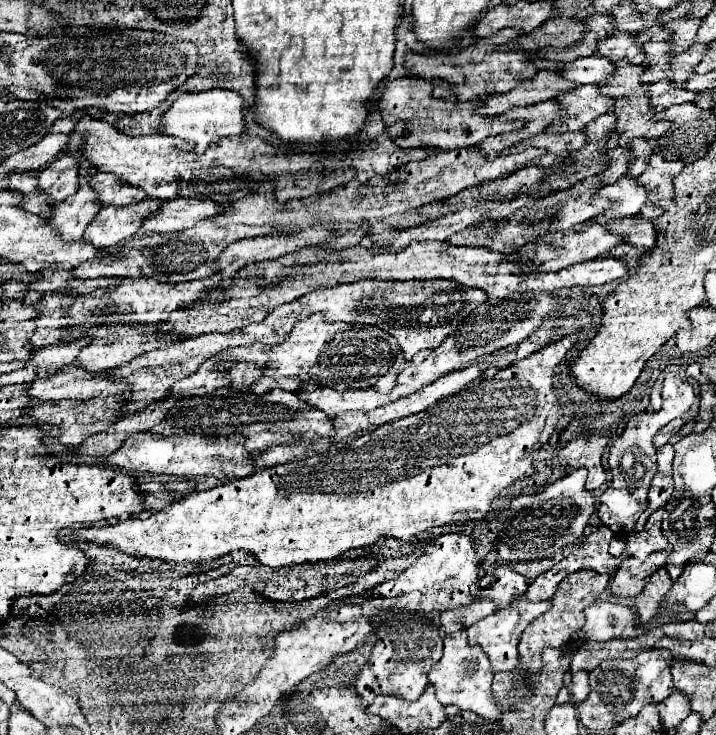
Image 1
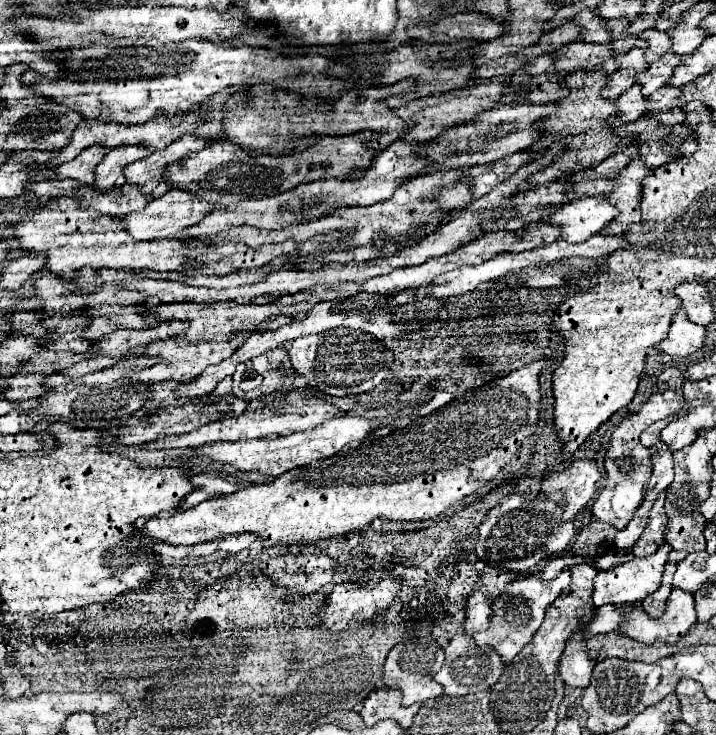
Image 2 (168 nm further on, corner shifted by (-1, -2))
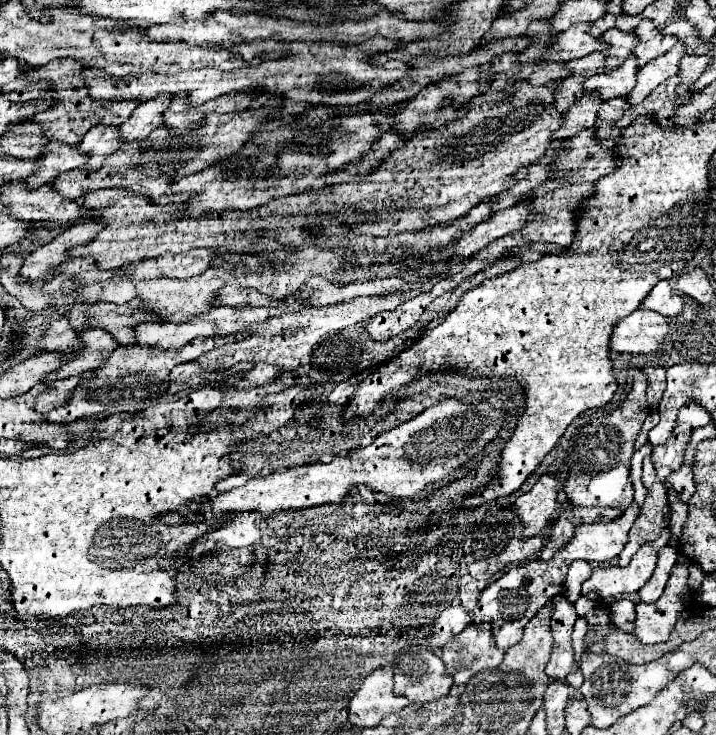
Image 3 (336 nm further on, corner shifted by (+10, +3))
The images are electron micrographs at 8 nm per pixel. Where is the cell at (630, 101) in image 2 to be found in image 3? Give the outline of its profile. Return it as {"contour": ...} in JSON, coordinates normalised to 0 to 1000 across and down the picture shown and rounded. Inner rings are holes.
{"contour":[[[814,128],[811,136],[806,136],[786,152],[786,171],[784,177],[772,180],[772,190],[792,190],[817,174],[828,174],[837,144],[839,139],[834,139],[834,133],[823,133],[823,128]]]}

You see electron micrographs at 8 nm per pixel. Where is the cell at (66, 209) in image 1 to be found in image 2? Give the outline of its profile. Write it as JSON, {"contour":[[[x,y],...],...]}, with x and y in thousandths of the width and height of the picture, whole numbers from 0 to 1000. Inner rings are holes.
{"contour":[[[193,197],[156,203],[134,224],[128,257],[137,260],[137,263],[156,263],[156,260],[168,257],[168,249],[173,249],[170,227],[184,222],[184,219],[190,219],[190,216],[201,216],[207,208],[212,208],[212,203],[201,203],[201,200],[193,200]]]}

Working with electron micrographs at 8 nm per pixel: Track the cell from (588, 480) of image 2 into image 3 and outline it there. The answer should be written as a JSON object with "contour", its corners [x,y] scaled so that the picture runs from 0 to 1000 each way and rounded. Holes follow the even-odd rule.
{"contour":[[[758,645],[736,672],[722,675],[716,697],[730,713],[728,732],[753,729],[756,721],[770,710],[770,699],[775,699],[781,688],[781,661],[784,659],[770,645]]]}

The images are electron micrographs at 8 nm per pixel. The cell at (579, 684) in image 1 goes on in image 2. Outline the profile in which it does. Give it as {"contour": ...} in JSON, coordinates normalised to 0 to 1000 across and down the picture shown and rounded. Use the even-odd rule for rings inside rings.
{"contour":[[[810,861],[799,864],[782,894],[779,916],[782,924],[802,937],[818,937],[824,929],[824,916],[830,910],[830,897],[821,894],[821,883]]]}

